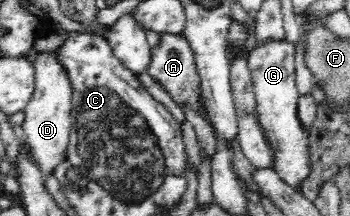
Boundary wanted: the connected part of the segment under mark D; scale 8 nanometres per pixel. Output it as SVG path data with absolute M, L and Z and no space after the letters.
M46 51L37 53L33 59L35 89L24 108L24 121L17 129L20 141L19 151L26 152L27 158L38 167L44 176L49 176L64 160L69 148L69 138L73 132L73 119L70 110L73 108L70 79L58 63Z

